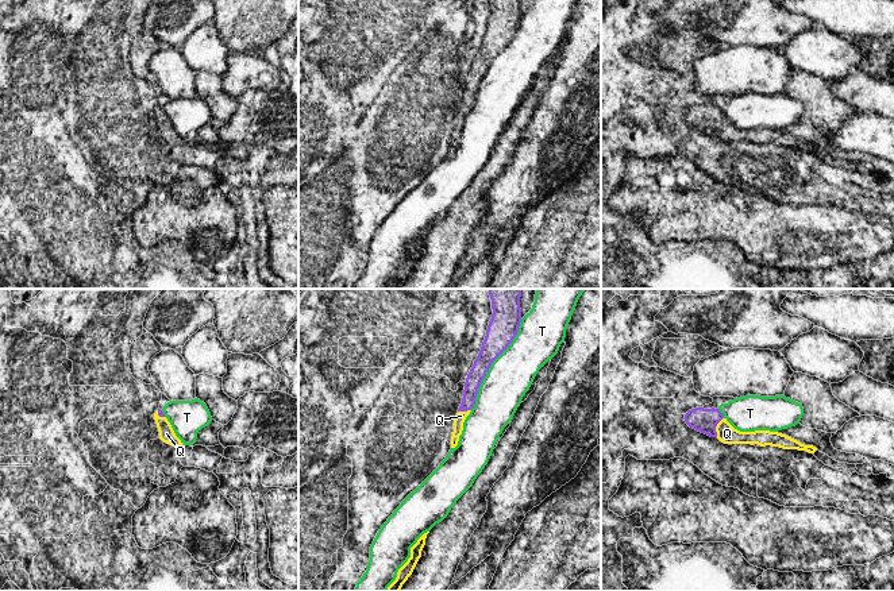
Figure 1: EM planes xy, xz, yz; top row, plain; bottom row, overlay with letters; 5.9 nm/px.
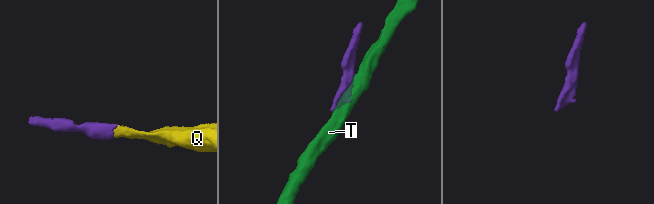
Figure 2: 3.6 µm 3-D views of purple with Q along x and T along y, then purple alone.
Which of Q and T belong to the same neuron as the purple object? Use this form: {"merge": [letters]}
{"merge": ["Q"]}

